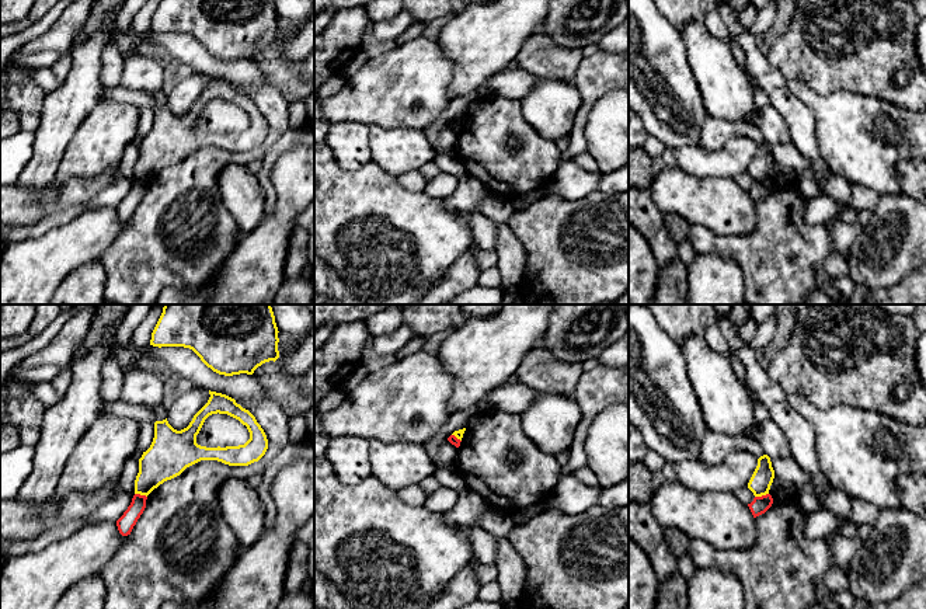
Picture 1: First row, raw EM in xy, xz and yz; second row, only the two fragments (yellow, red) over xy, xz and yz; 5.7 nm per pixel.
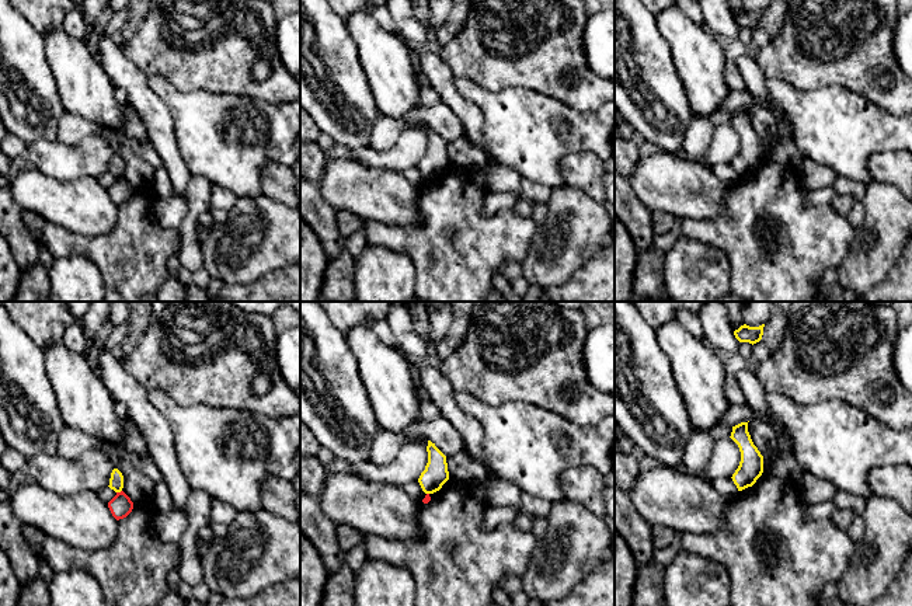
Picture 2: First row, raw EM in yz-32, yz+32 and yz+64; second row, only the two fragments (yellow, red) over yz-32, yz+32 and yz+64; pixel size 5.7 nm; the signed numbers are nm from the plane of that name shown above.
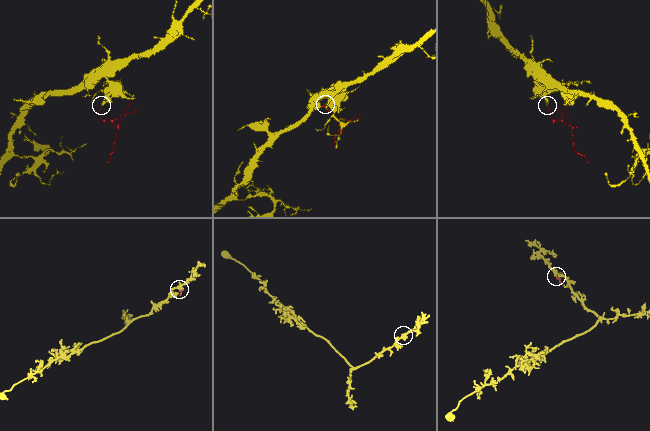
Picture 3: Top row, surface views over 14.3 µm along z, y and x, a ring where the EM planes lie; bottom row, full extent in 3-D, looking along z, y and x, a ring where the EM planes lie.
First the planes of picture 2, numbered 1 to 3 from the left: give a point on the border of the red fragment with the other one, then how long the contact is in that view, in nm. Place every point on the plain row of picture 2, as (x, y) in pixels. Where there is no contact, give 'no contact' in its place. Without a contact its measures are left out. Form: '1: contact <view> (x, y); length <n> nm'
1: contact yz-32 (118, 177); length 40 nm
2: no contact
3: no contact

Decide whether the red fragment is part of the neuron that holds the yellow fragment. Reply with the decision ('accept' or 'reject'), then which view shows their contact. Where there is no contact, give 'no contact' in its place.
reject; contact in yz

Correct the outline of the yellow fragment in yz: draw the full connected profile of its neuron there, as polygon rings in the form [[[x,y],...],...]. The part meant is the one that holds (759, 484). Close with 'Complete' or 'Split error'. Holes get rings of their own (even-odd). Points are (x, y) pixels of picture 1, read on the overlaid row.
[[[763,455],[758,459],[758,466],[748,483],[748,488],[755,497],[762,497],[769,494],[770,486],[774,478],[774,470],[772,467],[770,457]]]. Complete

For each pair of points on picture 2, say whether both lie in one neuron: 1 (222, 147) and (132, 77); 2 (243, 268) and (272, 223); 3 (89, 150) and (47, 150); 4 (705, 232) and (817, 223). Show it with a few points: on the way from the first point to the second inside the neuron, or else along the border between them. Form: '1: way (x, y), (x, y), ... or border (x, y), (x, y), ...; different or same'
1: border (146, 77), (148, 86), (166, 105), (174, 131); different
2: way (243, 257), (243, 253), (261, 234); same
3: way (79, 153), (56, 153); same
4: way (733, 232), (763, 205), (789, 223); same

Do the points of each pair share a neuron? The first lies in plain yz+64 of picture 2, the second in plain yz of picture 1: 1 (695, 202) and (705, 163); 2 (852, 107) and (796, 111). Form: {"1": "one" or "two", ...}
{"1": "two", "2": "two"}

